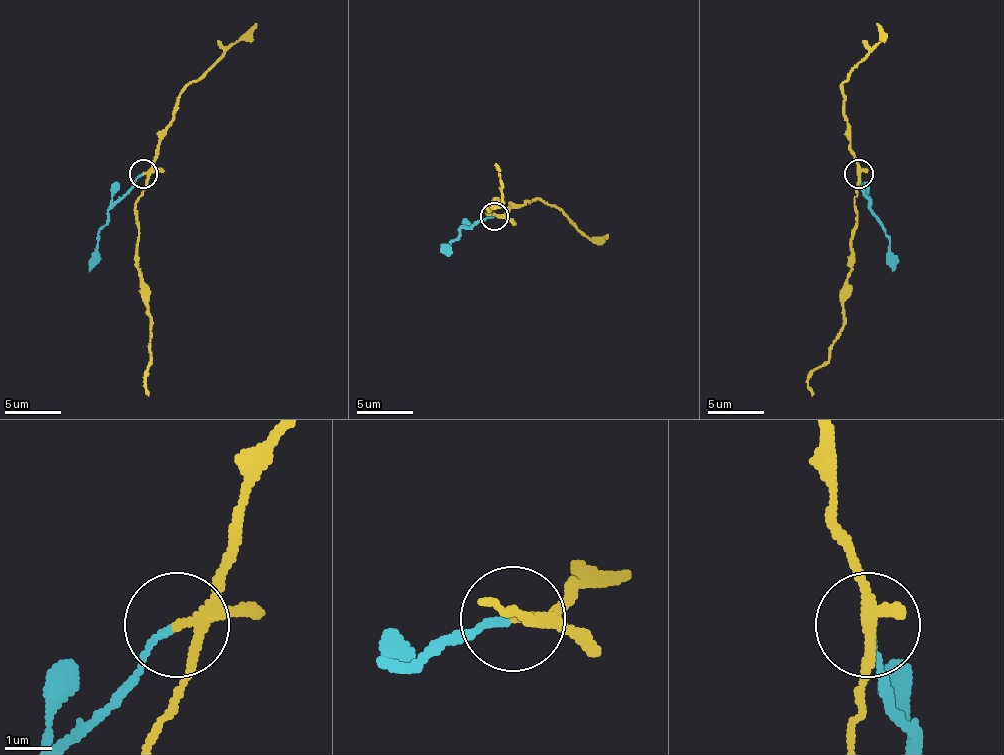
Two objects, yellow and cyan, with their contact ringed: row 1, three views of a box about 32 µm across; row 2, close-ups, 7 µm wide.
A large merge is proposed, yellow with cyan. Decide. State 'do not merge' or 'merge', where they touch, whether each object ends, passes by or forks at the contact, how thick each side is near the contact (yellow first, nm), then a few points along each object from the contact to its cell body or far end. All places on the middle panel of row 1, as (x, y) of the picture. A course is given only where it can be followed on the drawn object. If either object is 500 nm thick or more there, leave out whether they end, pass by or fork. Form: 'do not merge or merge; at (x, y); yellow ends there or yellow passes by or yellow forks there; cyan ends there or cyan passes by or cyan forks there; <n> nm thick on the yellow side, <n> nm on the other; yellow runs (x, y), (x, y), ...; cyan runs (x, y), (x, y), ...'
do not merge; at (494, 216); yellow forks there; cyan ends there; 180 nm thick on the yellow side, 150 nm on the other; yellow runs (495, 217), (487, 214), (501, 200), (498, 166), (501, 171); cyan runs (492, 217), (458, 231), (450, 248), (441, 251)

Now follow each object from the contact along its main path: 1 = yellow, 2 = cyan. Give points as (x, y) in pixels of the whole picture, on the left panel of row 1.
1: (144, 174), (146, 185), (135, 205), (138, 267), (149, 304), (146, 381), (149, 395)
2: (141, 174), (107, 211), (98, 242), (98, 262), (90, 270)

